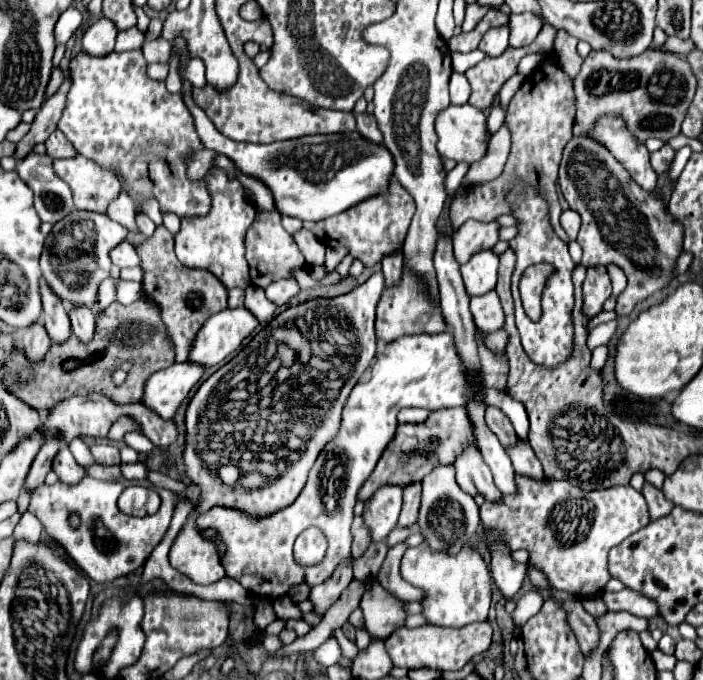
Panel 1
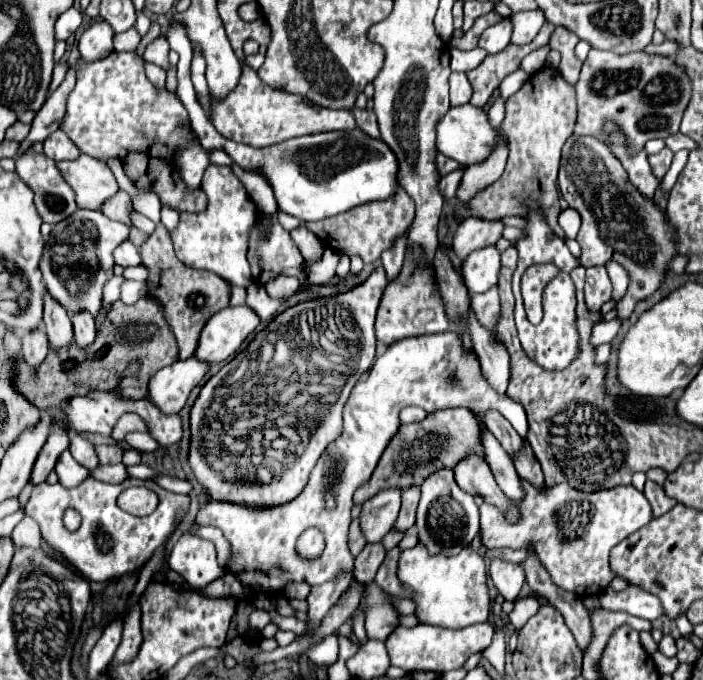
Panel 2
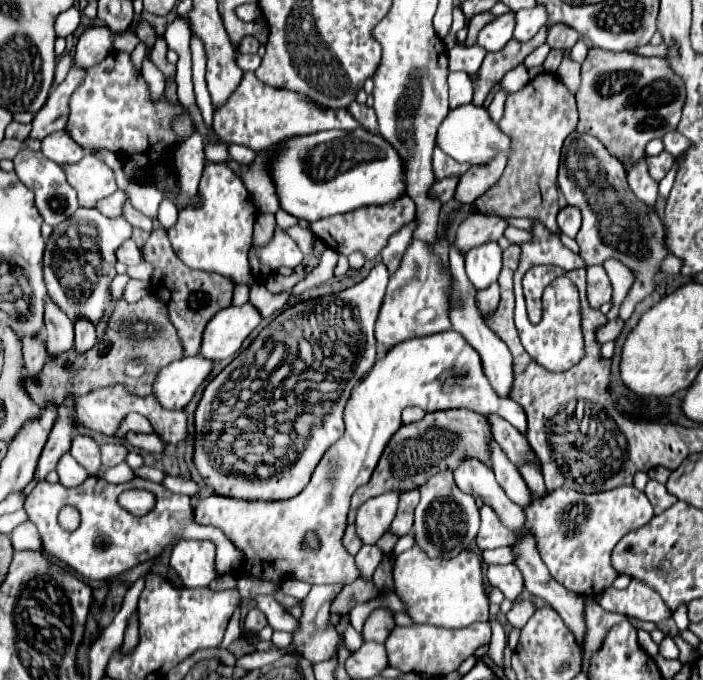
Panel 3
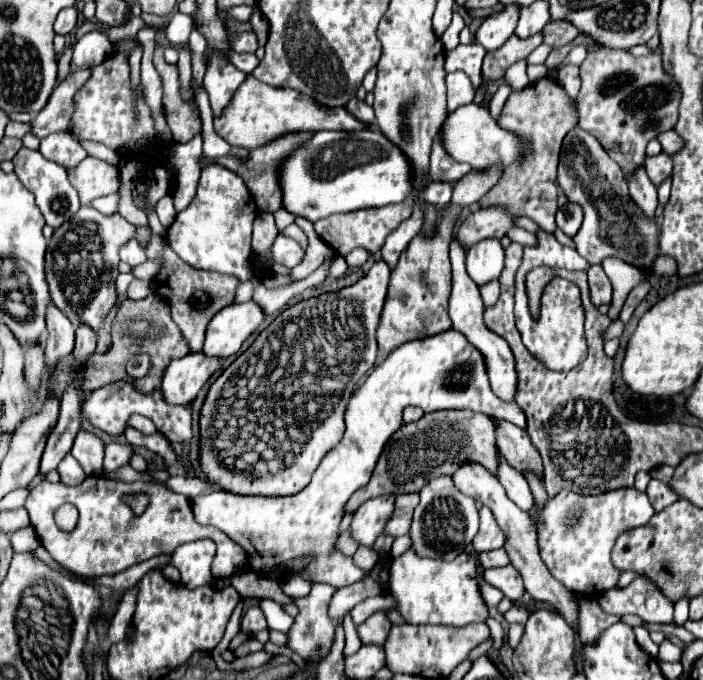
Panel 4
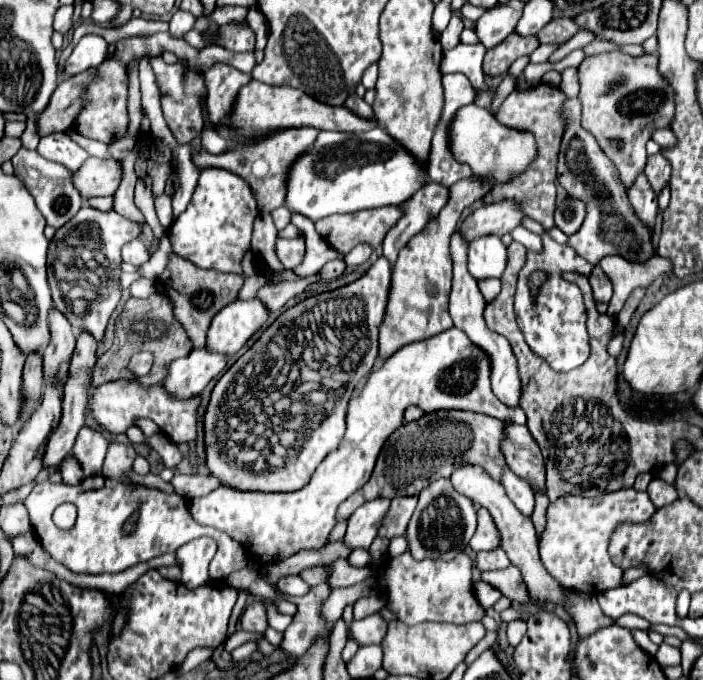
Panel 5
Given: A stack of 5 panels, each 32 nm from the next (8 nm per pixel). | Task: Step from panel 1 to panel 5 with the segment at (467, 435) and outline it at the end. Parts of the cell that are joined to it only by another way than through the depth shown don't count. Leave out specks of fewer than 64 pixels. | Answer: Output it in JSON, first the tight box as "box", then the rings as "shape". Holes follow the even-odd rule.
{"box":[336,410,506,522],"shape":[[[438,410],[432,414],[424,414],[416,422],[402,424],[384,444],[380,456],[376,460],[374,472],[370,480],[354,492],[344,504],[340,504],[336,522],[348,520],[352,512],[376,498],[396,498],[396,496],[418,496],[422,488],[432,484],[438,478],[450,478],[450,474],[466,464],[482,466],[494,480],[500,482],[500,476],[506,468],[506,458],[502,452],[502,440],[506,436],[506,424],[498,418],[490,418],[478,412],[464,410]]]}

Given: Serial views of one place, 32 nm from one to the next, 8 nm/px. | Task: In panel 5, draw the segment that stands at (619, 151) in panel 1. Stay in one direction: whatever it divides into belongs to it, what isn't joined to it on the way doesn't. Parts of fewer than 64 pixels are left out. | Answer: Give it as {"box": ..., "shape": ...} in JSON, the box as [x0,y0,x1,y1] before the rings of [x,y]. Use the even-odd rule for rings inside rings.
{"box":[628,176,658,228],"shape":[[[642,176],[636,178],[634,186],[628,190],[628,200],[632,204],[634,214],[648,226],[654,228],[656,224],[656,210],[658,210],[658,200],[648,184],[648,180]]]}

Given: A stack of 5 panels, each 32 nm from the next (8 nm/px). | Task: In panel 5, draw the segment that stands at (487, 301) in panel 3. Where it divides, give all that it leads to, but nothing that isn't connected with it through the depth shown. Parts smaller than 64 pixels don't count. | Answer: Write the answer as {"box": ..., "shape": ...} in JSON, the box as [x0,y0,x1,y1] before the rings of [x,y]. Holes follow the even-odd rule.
{"box":[480,278,500,302],"shape":[[[492,278],[492,280],[480,280],[480,290],[484,294],[484,298],[490,302],[496,298],[496,294],[500,292],[500,280]]]}

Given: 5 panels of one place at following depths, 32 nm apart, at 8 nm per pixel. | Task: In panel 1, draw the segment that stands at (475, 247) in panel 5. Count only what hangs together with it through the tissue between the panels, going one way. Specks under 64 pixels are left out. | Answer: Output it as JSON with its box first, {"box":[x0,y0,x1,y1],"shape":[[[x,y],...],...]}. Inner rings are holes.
{"box":[460,250,500,296],"shape":[[[484,250],[484,252],[472,254],[468,264],[460,266],[464,286],[470,296],[486,294],[488,290],[492,290],[496,286],[498,260],[500,260],[500,256],[494,250]]]}

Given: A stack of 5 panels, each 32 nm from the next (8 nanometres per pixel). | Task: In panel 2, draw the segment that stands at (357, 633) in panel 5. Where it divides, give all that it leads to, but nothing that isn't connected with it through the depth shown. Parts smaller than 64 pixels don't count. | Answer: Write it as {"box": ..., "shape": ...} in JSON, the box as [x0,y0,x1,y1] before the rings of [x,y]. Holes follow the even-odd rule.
{"box":[364,582,398,640],"shape":[[[372,582],[372,590],[364,600],[364,608],[368,640],[386,640],[386,636],[390,636],[390,632],[398,626],[398,612],[394,610],[390,596]]]}

